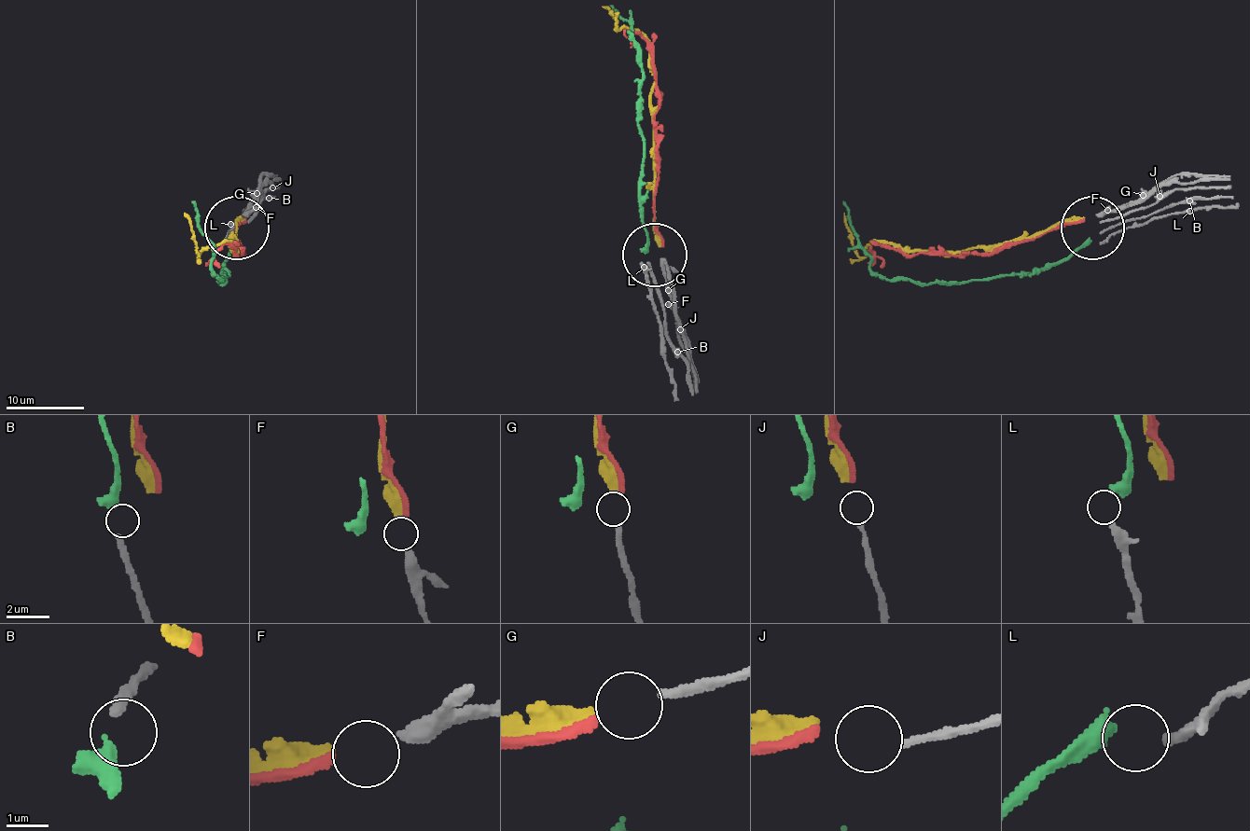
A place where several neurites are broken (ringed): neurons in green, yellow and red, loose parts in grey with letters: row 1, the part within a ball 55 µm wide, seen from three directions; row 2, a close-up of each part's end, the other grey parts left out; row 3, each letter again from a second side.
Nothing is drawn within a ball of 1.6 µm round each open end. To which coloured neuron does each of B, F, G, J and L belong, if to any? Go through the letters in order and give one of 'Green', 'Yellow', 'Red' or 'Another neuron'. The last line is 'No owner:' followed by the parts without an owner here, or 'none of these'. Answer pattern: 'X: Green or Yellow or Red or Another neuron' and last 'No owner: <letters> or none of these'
B: Green
F: Red
G: Yellow
J: Another neuron
L: Another neuron
No owner: J, L

